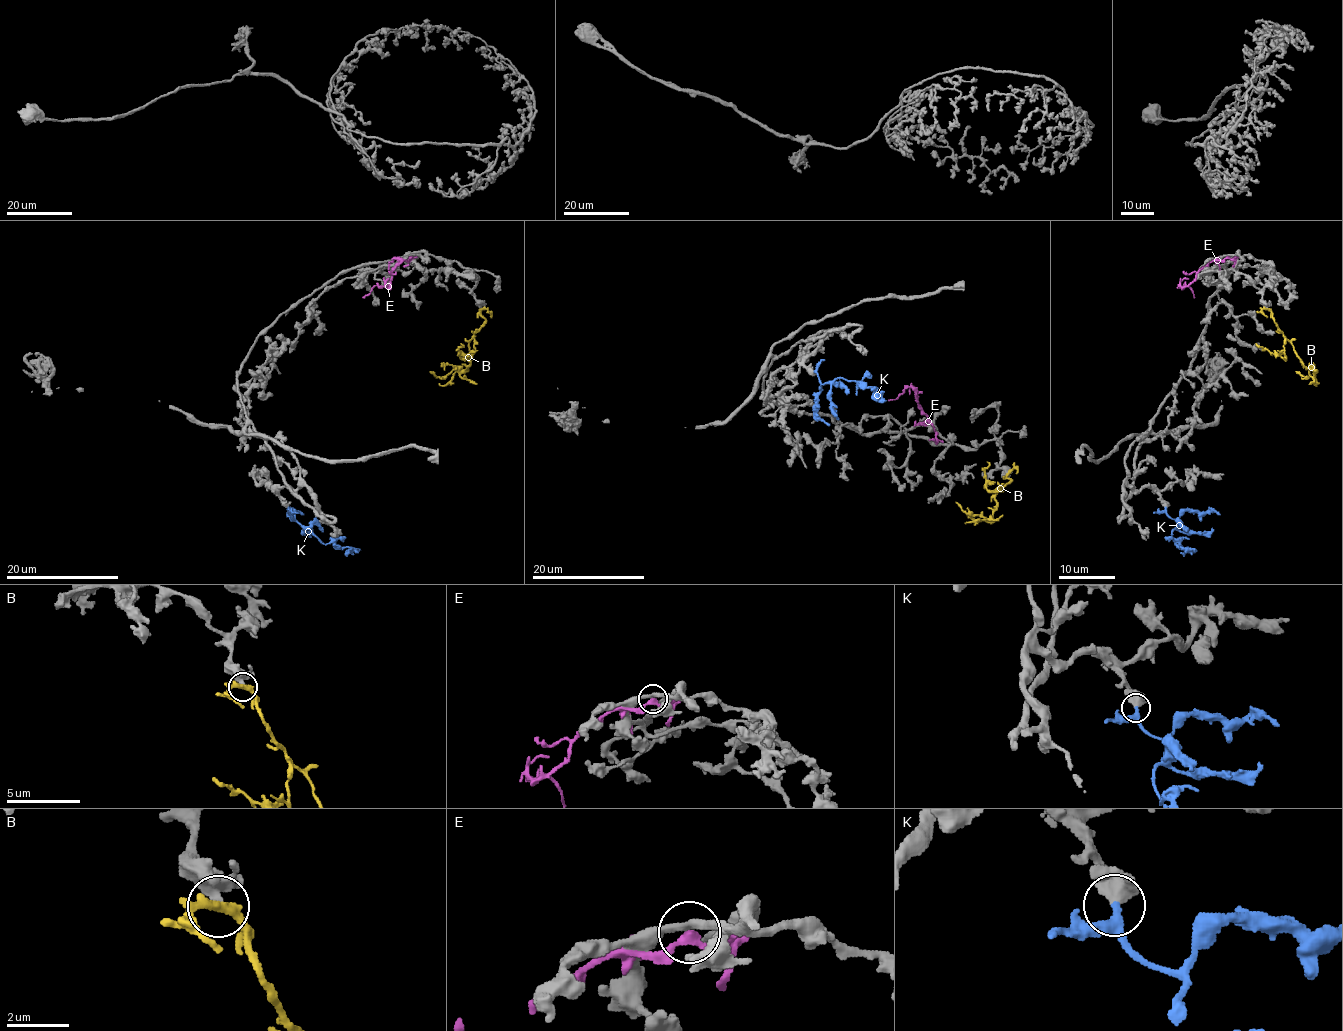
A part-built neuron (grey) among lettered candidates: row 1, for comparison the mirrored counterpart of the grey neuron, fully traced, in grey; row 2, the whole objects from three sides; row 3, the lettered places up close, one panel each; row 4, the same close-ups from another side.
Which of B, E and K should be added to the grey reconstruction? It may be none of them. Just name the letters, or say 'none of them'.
K

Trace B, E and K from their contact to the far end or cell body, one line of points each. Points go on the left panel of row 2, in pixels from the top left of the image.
B: (481, 309), (484, 323), (469, 341), (470, 363), (463, 371), (453, 370), (440, 377), (435, 377), (429, 371)
E: (411, 256), (393, 270), (390, 284), (376, 285), (362, 297)
K: (287, 507), (296, 521), (324, 544), (334, 542), (356, 551)

